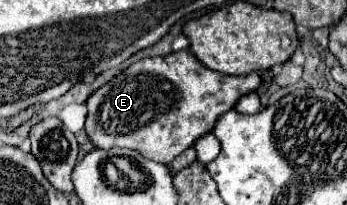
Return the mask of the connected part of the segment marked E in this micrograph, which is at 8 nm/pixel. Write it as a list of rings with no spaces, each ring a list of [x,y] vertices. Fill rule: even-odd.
[[[186,49],[164,57],[146,57],[132,63],[88,97],[86,133],[98,149],[128,147],[168,165],[210,133],[216,121],[234,109],[240,97],[256,91],[260,83],[258,73],[242,77],[210,71]]]

